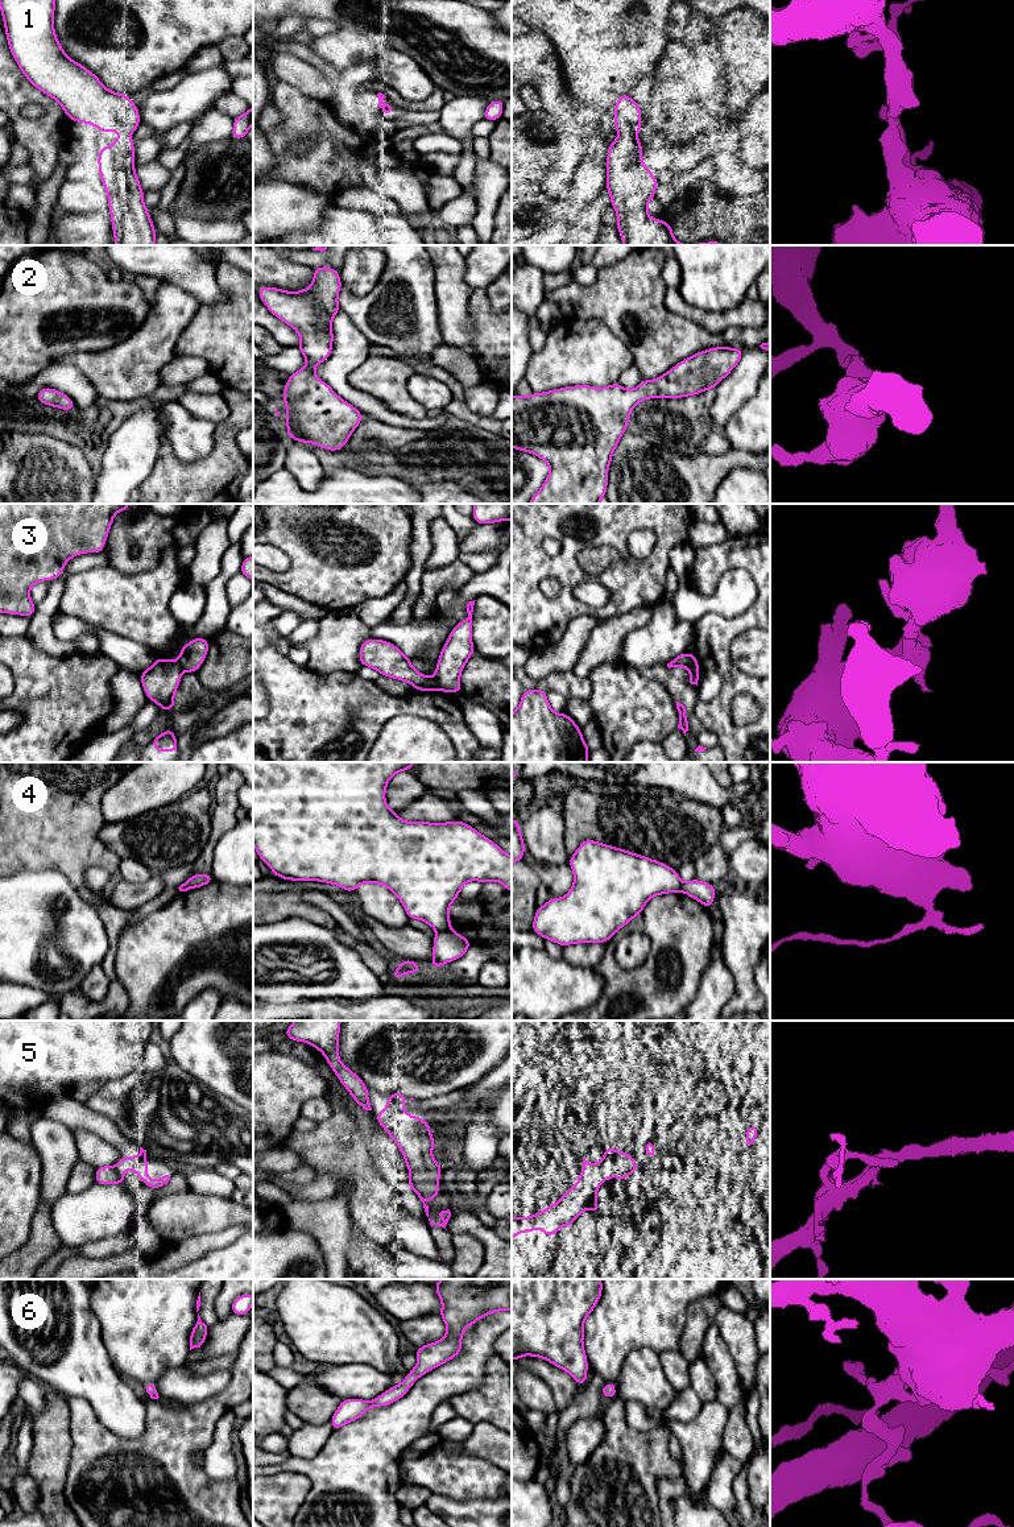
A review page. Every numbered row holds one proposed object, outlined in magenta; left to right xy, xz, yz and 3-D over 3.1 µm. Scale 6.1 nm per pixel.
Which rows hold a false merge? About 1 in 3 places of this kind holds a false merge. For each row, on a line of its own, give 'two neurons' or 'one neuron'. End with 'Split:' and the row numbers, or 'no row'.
1: one neuron
2: one neuron
3: two neurons
4: two neurons
5: one neuron
6: one neuron
Split: 3, 4

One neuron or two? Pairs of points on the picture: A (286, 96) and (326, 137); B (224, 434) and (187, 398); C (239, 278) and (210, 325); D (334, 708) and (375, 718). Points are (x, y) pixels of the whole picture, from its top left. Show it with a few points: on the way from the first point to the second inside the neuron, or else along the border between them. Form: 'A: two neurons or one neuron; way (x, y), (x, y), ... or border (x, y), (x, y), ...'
A: one neuron; way (297, 107), (317, 127)
B: two neurons; border (220, 393), (230, 413), (216, 425)
C: one neuron; way (239, 290), (239, 298), (222, 315)
D: one neuron; way (344, 706), (364, 707)

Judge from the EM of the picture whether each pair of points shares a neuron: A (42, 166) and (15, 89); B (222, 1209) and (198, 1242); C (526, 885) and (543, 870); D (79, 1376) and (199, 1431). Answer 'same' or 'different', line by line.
A: same
B: different
C: different
D: different

